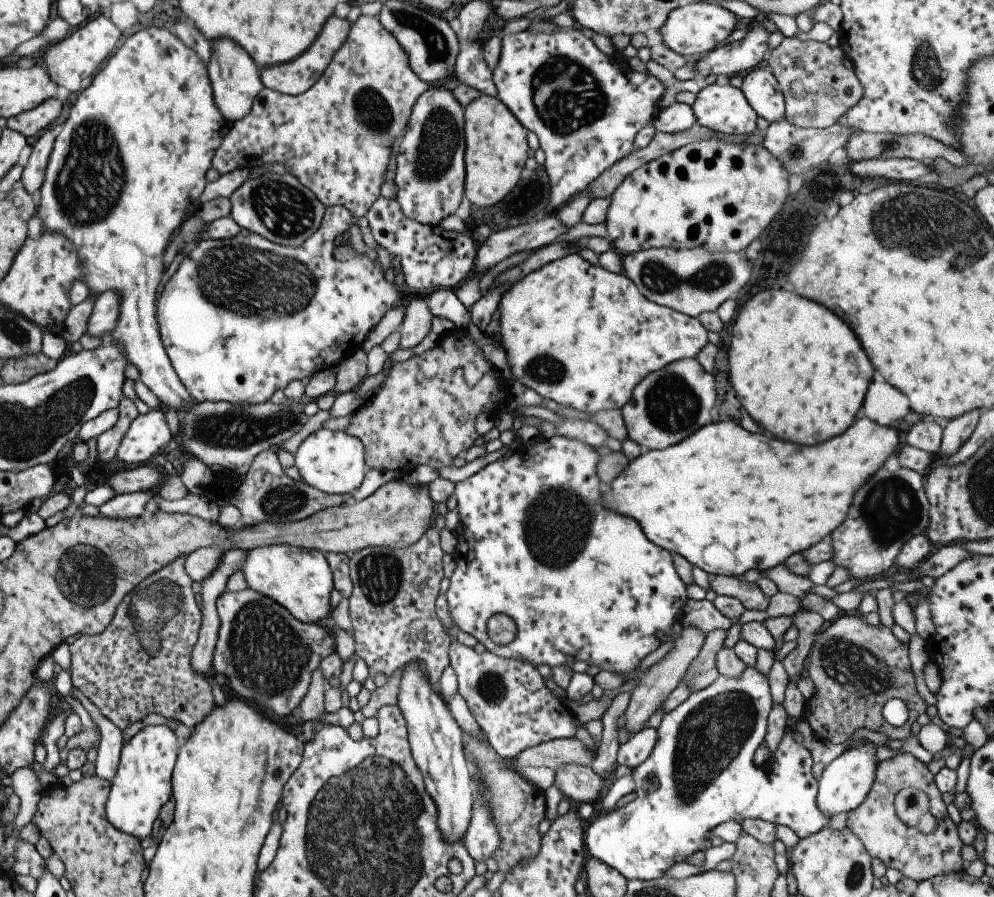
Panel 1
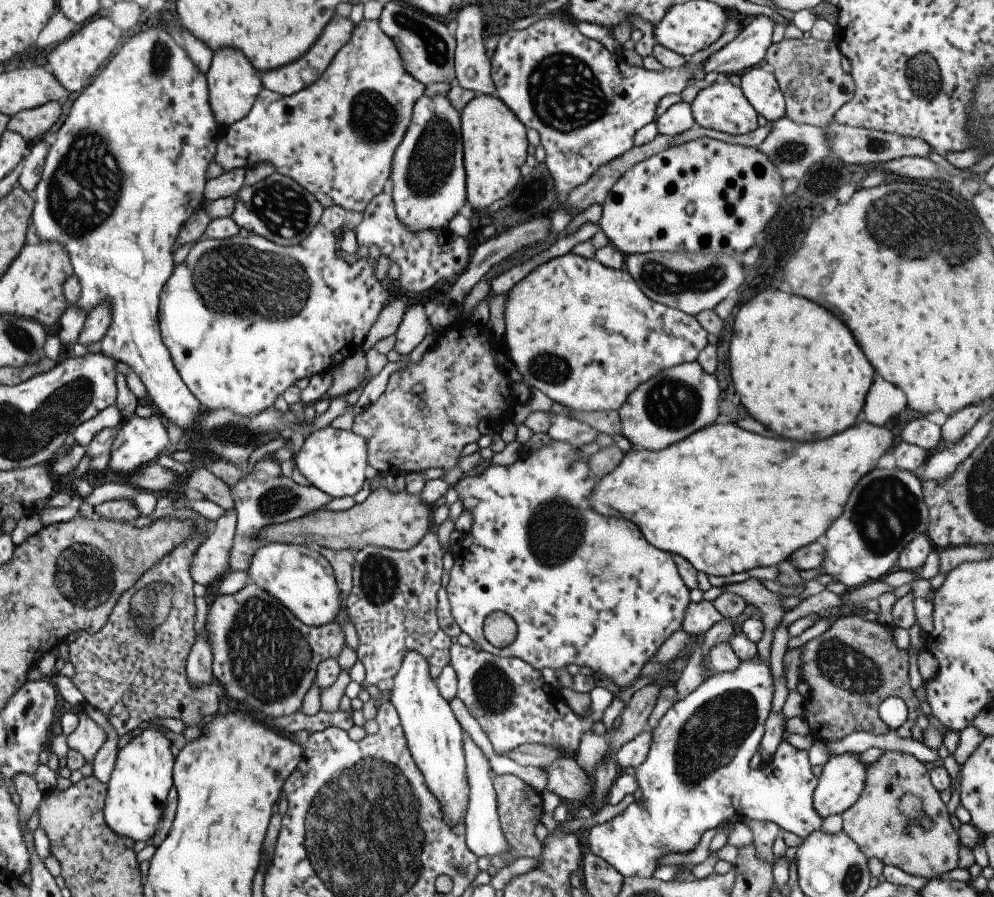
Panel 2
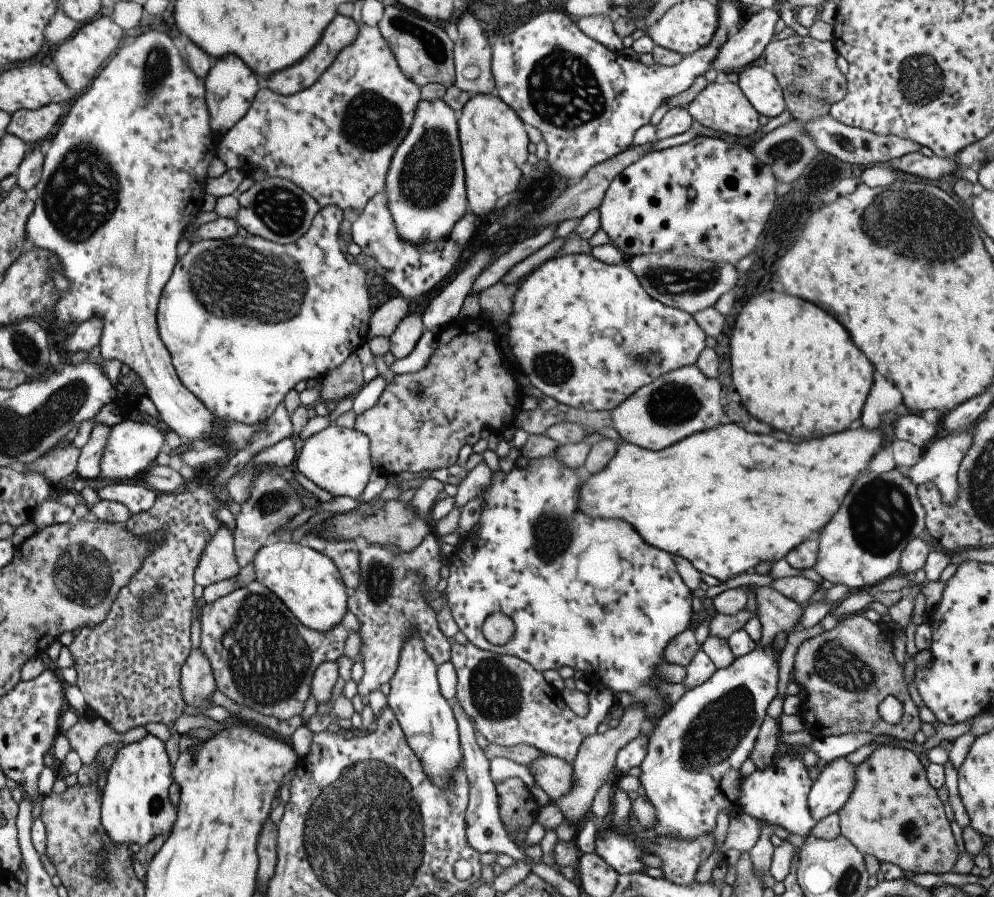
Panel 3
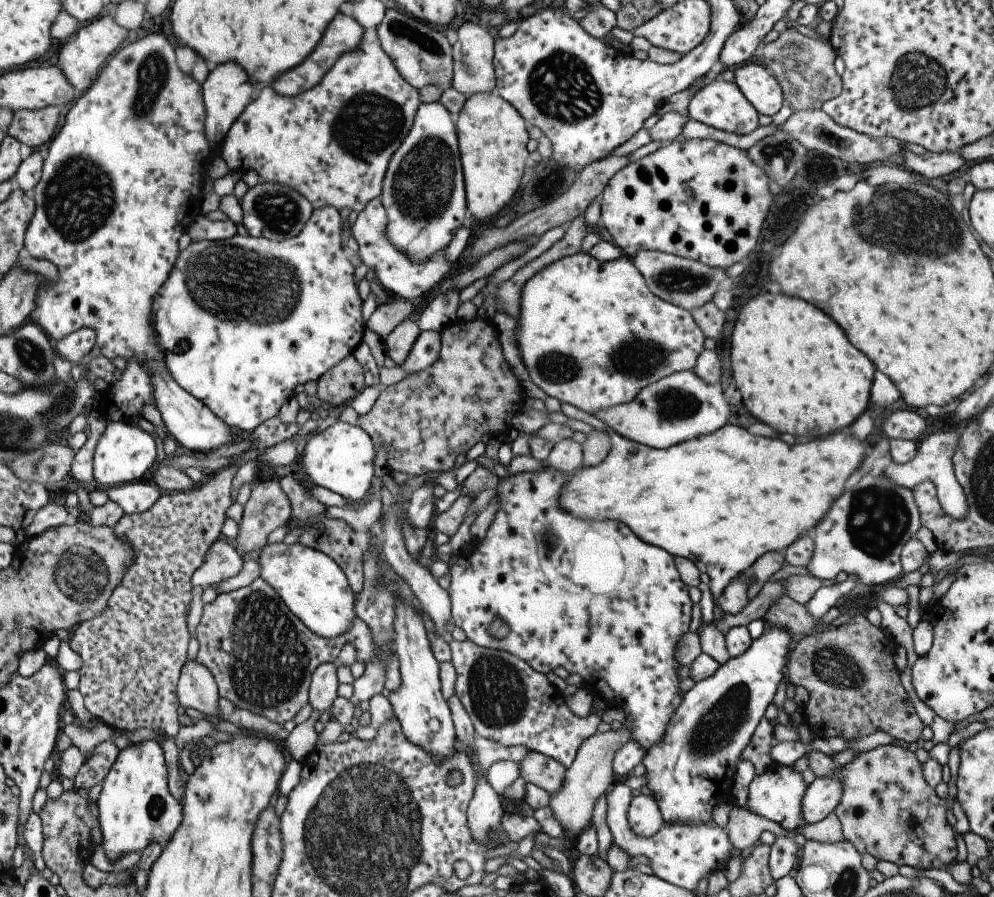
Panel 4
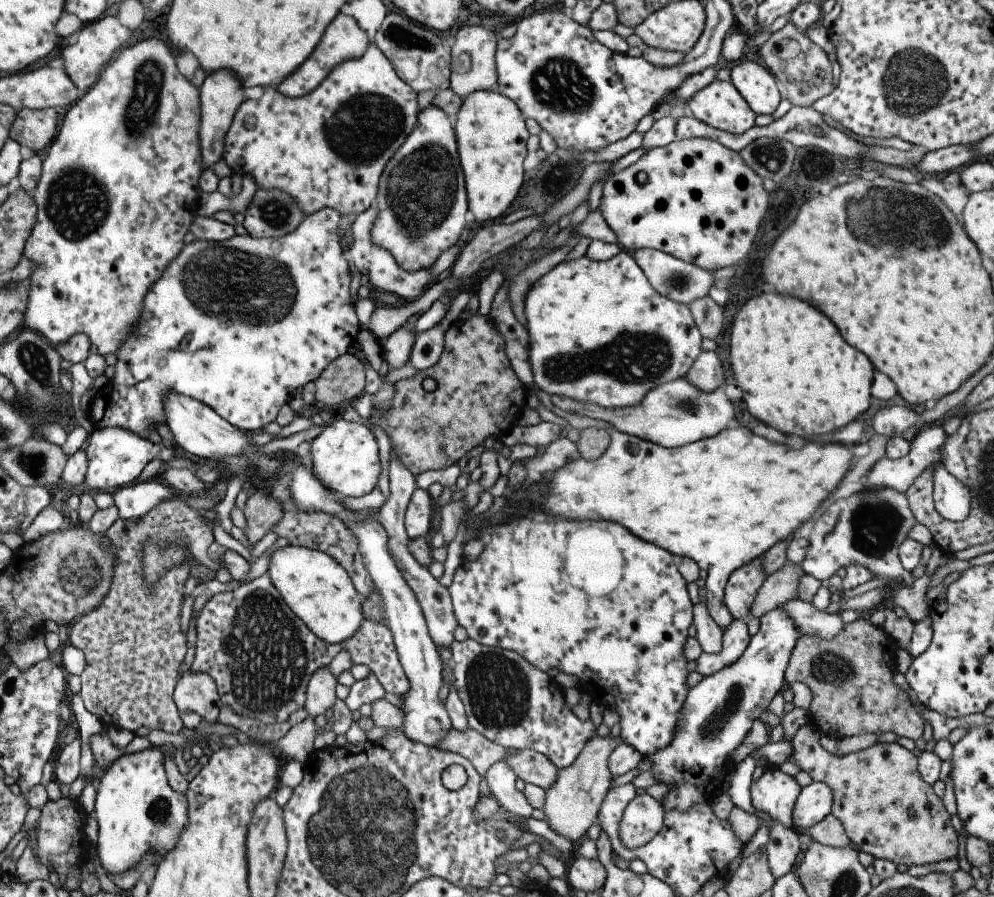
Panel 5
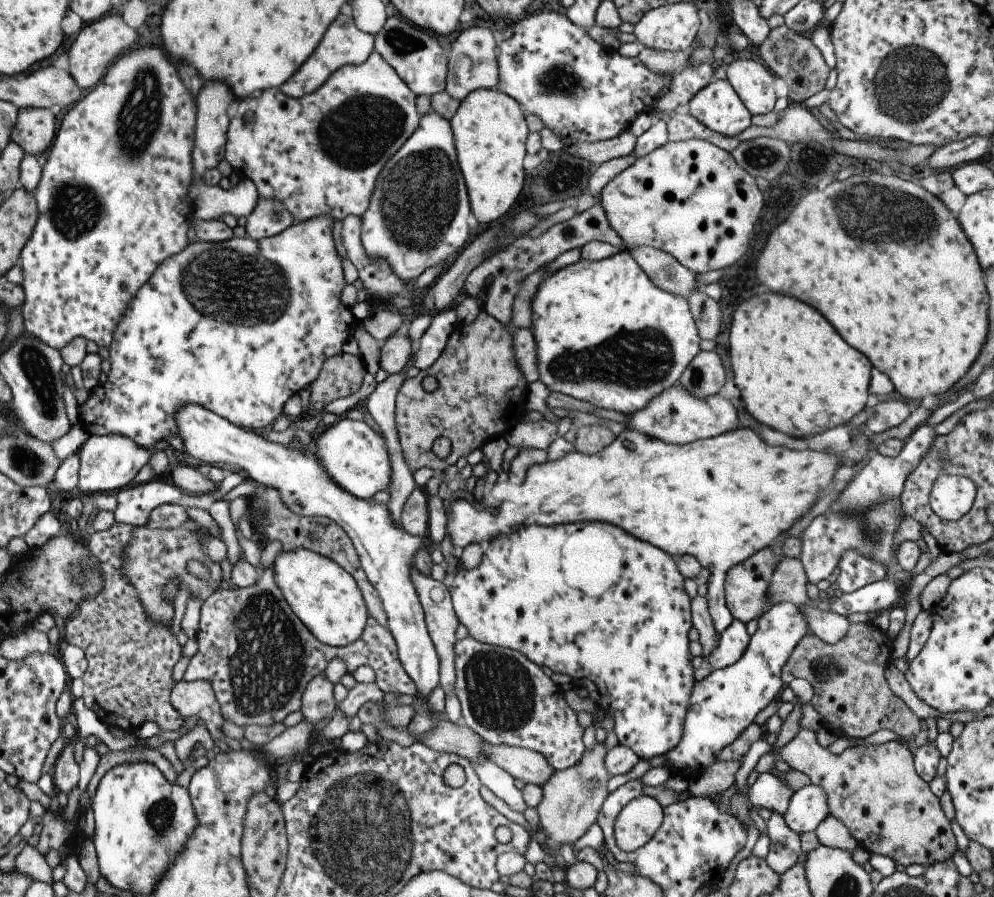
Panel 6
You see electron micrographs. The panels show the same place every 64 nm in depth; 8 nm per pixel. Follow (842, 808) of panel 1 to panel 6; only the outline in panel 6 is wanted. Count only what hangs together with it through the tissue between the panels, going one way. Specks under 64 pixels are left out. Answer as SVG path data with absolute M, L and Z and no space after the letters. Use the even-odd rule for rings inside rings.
M809 784L793 792L787 812L783 814L783 820L793 836L801 836L803 832L815 830L827 816L829 816L827 794L823 792L821 786Z

